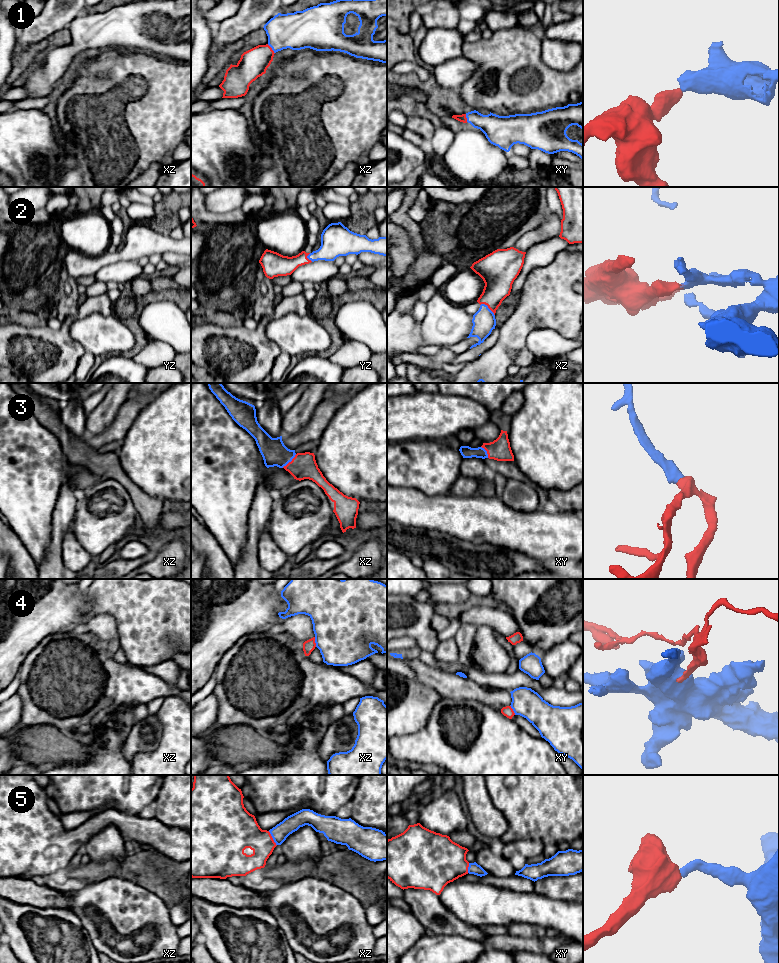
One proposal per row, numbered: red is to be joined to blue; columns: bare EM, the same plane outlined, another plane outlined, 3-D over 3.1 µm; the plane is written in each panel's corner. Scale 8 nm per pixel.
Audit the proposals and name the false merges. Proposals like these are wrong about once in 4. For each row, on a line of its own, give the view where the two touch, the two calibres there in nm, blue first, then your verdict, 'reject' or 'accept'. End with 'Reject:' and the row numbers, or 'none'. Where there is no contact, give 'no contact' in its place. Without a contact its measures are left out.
1: meets blue in xz; 300 nm thick on the blue side, 220 nm on the other; accept
2: meets blue in xz; 180 nm thick on the blue side, 240 nm on the other; accept
3: meets blue in xz; 200 nm thick on the blue side, 200 nm on the other; accept
4: meets blue in xz; 480 nm thick on the blue side, 100 nm on the other; reject
5: meets blue in xz; 140 nm thick on the blue side, 280 nm on the other; accept
Reject: 4

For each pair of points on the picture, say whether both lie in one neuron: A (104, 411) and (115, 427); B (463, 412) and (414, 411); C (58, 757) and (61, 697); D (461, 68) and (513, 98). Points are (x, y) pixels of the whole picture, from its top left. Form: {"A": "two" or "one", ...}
{"A": "two", "B": "one", "C": "two", "D": "two"}

